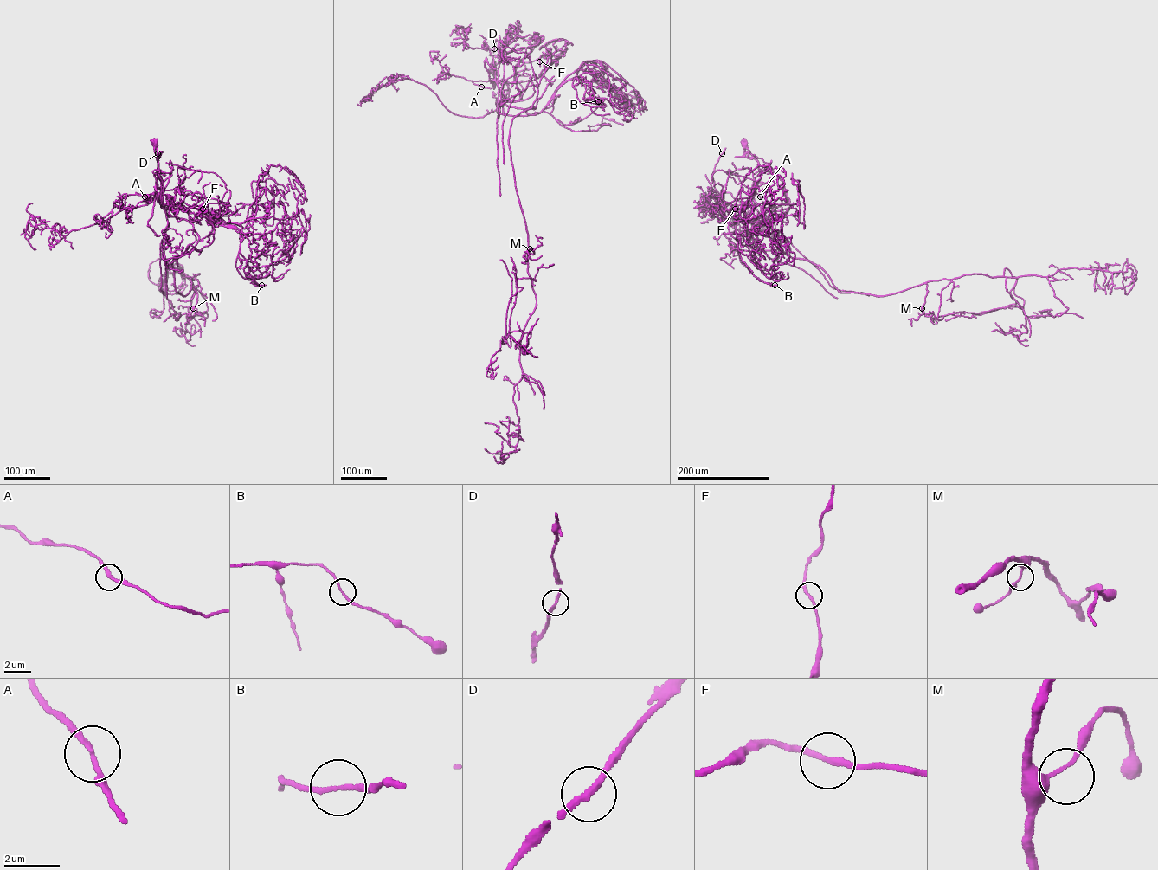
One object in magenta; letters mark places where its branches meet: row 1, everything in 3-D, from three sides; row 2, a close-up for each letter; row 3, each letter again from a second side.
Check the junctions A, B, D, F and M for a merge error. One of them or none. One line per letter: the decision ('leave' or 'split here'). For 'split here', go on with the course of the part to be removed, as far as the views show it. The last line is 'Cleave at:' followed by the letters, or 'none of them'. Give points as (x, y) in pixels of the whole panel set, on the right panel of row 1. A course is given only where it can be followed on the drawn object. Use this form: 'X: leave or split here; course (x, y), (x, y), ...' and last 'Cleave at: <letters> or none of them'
A: leave
B: leave
D: leave
F: leave
M: leave
Cleave at: none of them

